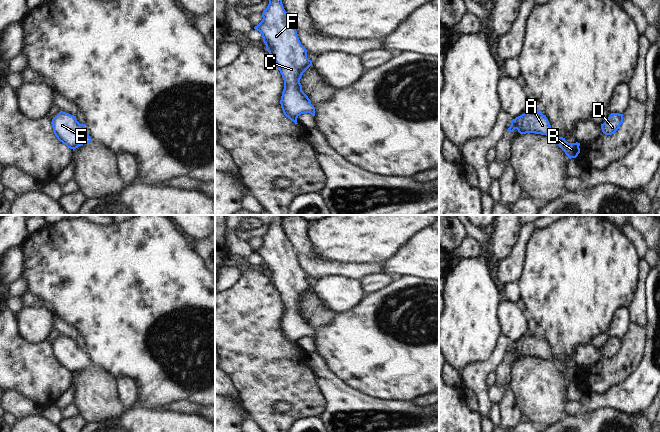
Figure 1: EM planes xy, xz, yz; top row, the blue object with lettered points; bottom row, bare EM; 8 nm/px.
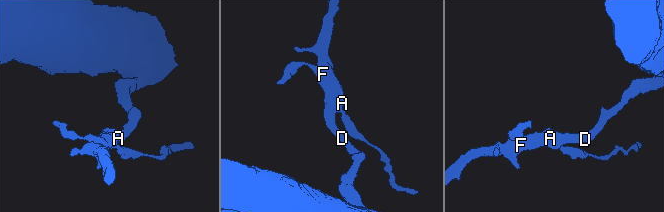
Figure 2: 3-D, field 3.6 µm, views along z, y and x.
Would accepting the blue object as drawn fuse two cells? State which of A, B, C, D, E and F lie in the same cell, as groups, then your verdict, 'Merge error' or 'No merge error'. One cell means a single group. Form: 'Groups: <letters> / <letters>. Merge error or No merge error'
Groups: A B C D E F. No merge error

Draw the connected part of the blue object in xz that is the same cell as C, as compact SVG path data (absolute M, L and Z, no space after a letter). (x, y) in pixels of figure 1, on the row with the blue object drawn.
M269 0L262 13L262 21L254 27L262 34L266 49L284 80L280 104L283 113L295 124L301 114L315 116L315 107L302 91L300 79L312 65L307 50L301 44L292 20L285 11L282 0Z

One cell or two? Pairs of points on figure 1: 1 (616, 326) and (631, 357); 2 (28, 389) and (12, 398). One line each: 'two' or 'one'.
1: two
2: two

